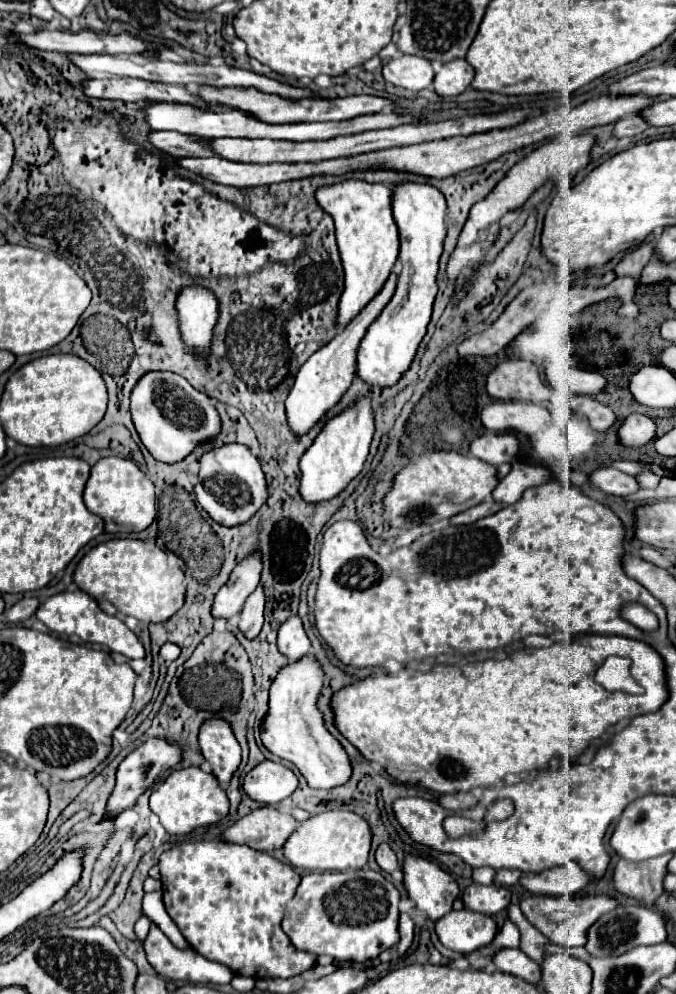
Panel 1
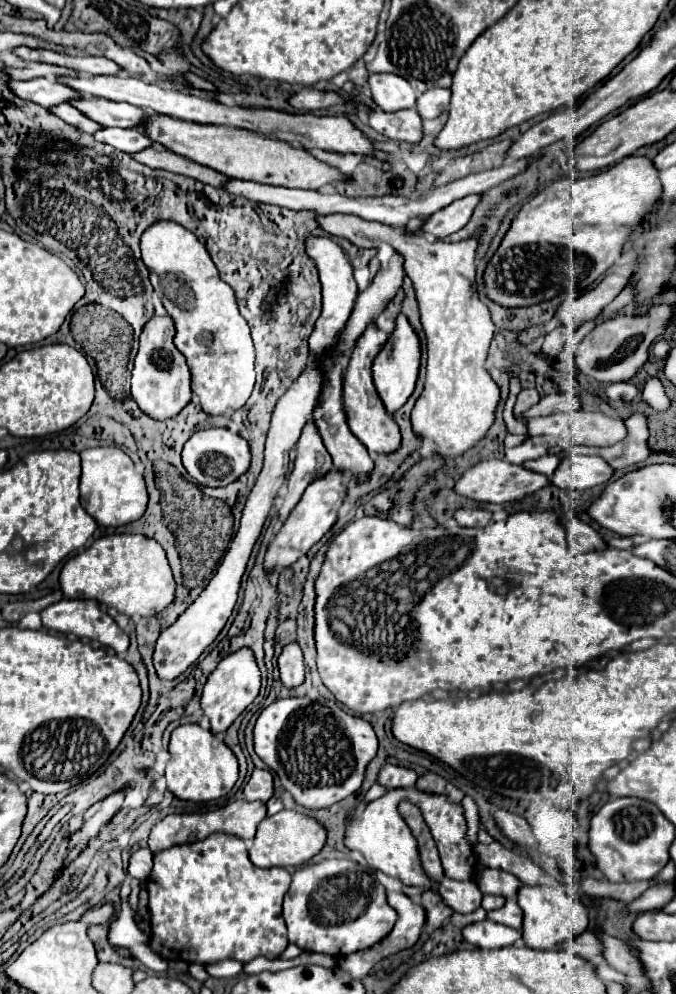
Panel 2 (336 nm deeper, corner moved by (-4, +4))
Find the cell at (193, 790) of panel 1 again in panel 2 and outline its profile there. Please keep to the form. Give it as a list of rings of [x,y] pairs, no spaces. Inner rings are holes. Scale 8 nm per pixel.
[[[180,725],[174,729],[170,737],[170,755],[166,765],[168,791],[182,801],[206,803],[226,797],[238,779],[238,761],[234,753],[200,725]]]

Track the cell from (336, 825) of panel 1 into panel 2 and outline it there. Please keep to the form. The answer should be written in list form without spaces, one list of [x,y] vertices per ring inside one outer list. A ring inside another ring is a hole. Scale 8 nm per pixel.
[[[284,809],[284,811],[276,813],[274,817],[266,817],[264,823],[258,825],[258,833],[256,833],[248,853],[250,853],[250,861],[256,867],[264,867],[264,869],[300,867],[322,851],[322,847],[326,845],[326,839],[328,839],[328,831],[318,819],[314,819],[308,813]]]

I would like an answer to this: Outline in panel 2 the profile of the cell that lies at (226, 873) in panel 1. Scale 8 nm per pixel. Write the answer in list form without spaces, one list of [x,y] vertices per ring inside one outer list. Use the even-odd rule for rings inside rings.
[[[210,835],[204,841],[174,845],[154,855],[154,869],[148,877],[148,909],[152,913],[152,949],[164,959],[180,959],[186,963],[218,963],[236,959],[248,963],[258,955],[280,959],[288,947],[286,923],[282,917],[282,899],[290,887],[290,873],[284,867],[260,869],[248,857],[248,847],[234,835]]]

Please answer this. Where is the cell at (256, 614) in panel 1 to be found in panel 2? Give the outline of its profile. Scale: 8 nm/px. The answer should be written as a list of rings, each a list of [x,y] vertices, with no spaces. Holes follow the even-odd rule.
[[[308,421],[300,435],[300,441],[298,441],[298,457],[294,461],[294,471],[288,479],[288,493],[284,497],[282,507],[276,513],[282,523],[290,515],[290,511],[296,507],[296,503],[300,501],[300,495],[304,493],[304,489],[318,475],[324,475],[328,469],[332,469],[332,457],[328,455],[326,447],[322,445],[316,425],[312,421]]]

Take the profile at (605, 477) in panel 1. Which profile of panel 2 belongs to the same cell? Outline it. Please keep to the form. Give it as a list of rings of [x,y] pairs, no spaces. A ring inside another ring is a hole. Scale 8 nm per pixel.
[[[570,453],[570,455],[562,457],[558,469],[554,471],[552,483],[556,487],[584,491],[584,489],[592,489],[596,485],[610,481],[612,475],[614,475],[614,469],[608,467],[608,463],[604,463],[604,459]]]

